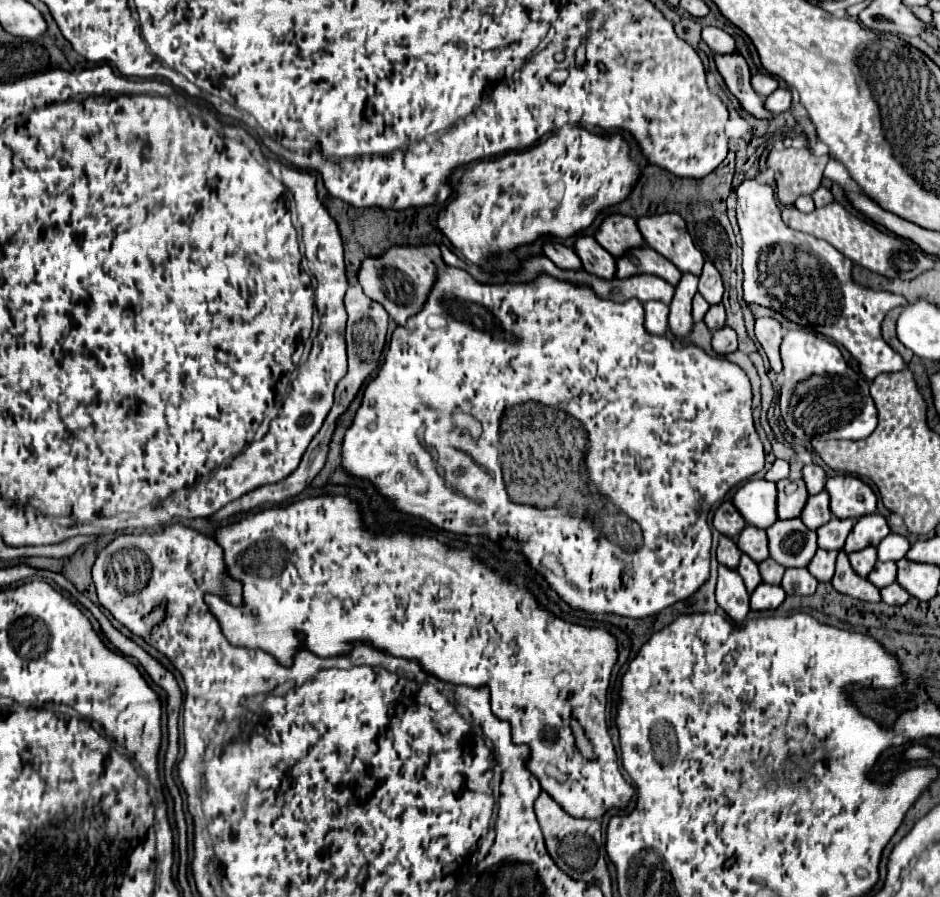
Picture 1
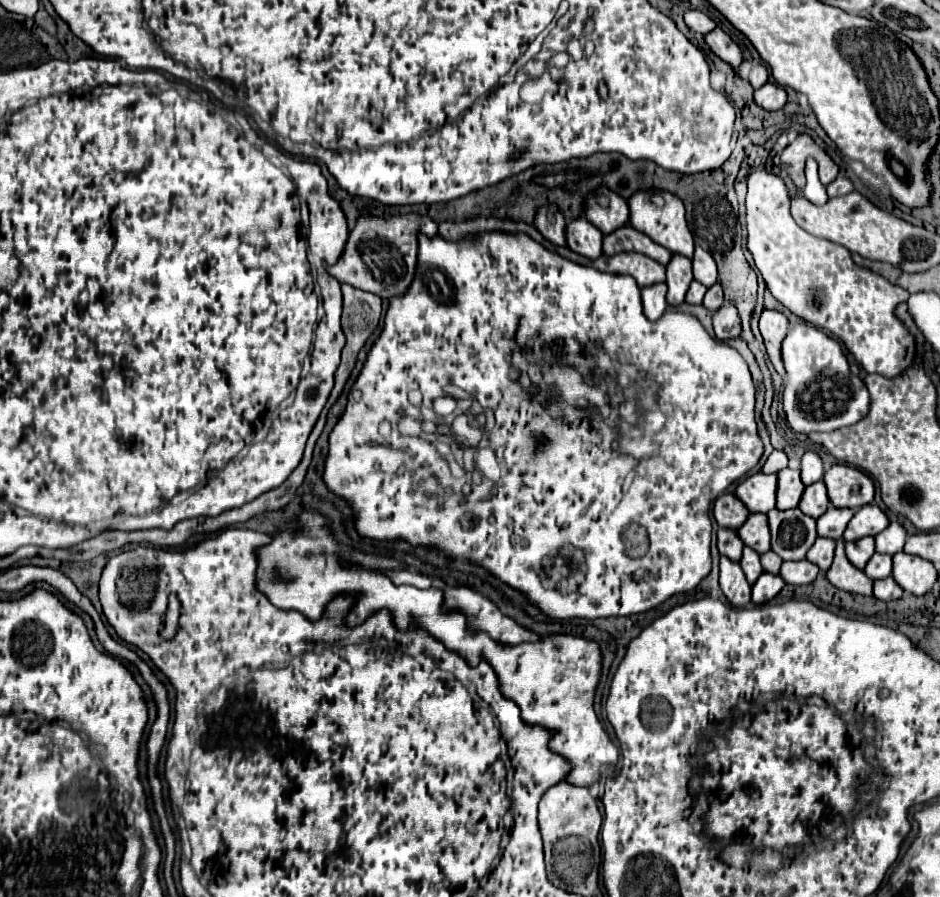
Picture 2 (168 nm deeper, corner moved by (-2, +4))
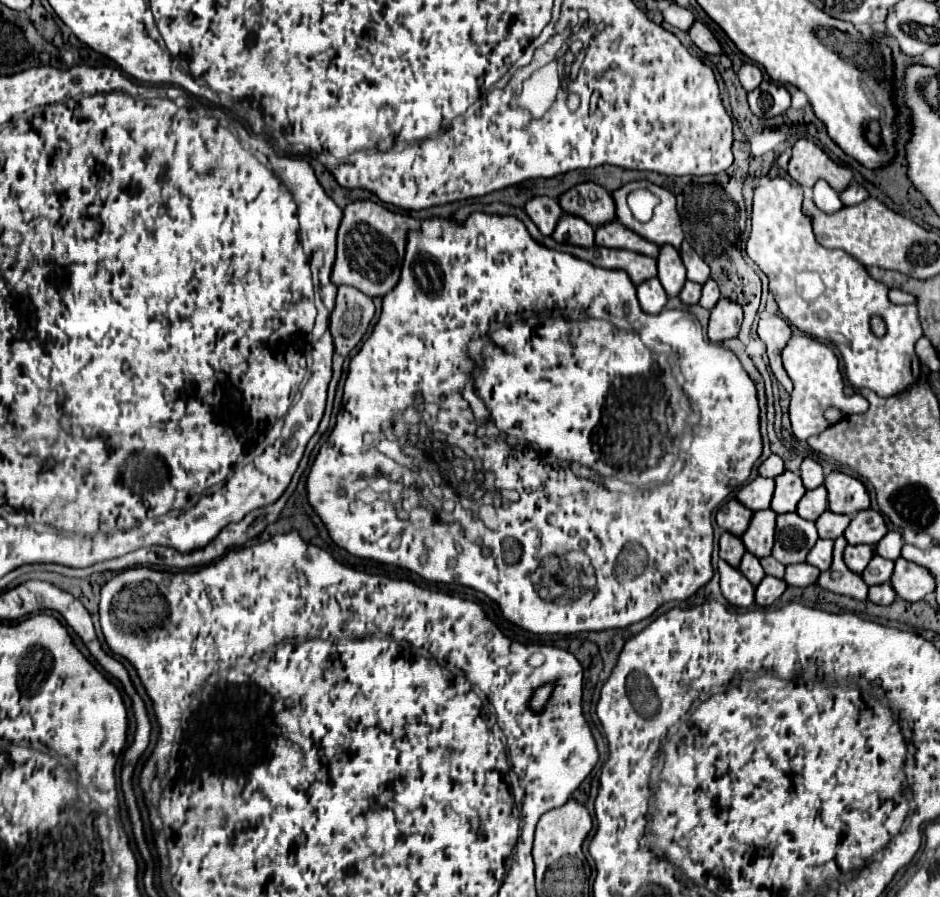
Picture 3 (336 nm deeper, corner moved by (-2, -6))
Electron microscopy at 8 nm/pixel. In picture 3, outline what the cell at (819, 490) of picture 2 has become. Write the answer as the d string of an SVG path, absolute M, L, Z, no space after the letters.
M820 486L816 490L806 490L802 500L798 502L796 512L806 520L816 520L826 510L826 504L828 504L828 494L826 488Z

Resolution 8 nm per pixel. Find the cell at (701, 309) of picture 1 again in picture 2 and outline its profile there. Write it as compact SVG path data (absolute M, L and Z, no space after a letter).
M694 280L694 282L690 284L688 294L686 294L686 302L688 302L688 304L696 304L696 306L698 306L698 304L702 304L706 290L708 290L706 286L702 286L700 282L696 282L696 280Z

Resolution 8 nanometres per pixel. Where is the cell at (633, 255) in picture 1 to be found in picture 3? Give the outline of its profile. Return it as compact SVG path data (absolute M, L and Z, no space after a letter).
M612 220L612 222L596 228L596 242L598 242L598 246L606 246L606 248L624 248L624 250L640 252L640 254L646 254L652 258L658 256L656 244L644 240L642 236L638 236L636 232L632 232L624 224L620 224L618 220Z

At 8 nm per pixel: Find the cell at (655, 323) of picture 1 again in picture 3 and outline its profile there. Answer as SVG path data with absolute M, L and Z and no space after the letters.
M658 278L654 280L646 280L642 284L636 286L638 288L638 300L640 300L640 308L648 314L658 314L666 302L668 302L668 296L660 284Z

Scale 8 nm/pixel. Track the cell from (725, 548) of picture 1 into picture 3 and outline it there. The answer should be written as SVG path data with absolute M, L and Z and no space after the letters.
M724 532L720 536L720 558L726 560L730 566L738 568L744 552L746 552L746 546L742 544L740 536L734 536L730 532Z

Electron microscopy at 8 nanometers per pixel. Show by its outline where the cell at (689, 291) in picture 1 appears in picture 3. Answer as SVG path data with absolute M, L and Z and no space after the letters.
M670 244L660 246L656 262L658 262L658 278L664 286L664 290L668 292L670 298L678 296L682 290L682 284L686 282L686 268L682 264L678 250Z

